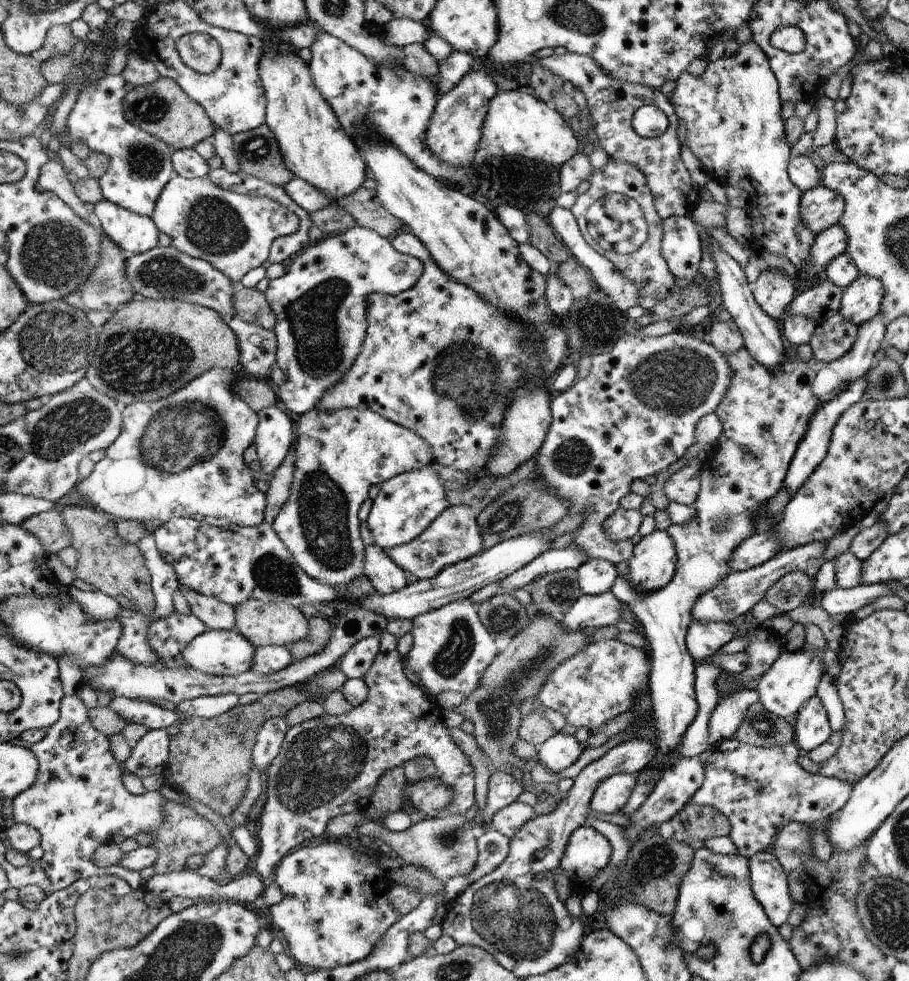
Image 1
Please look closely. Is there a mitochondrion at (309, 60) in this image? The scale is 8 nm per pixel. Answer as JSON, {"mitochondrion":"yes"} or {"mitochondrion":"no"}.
{"mitochondrion":"no"}

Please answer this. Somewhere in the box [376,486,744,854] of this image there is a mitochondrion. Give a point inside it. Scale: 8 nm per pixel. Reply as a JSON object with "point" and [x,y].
{"point":[495,706]}

